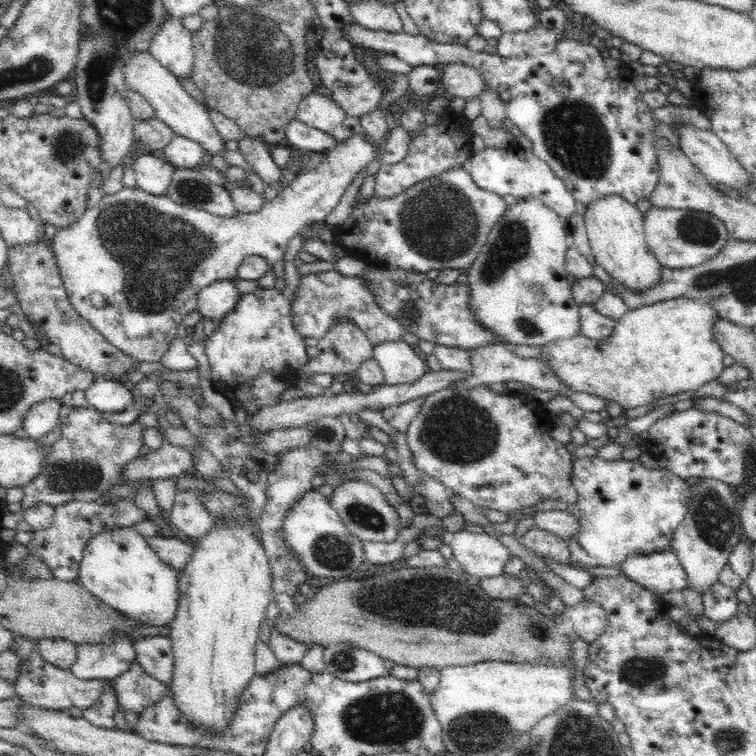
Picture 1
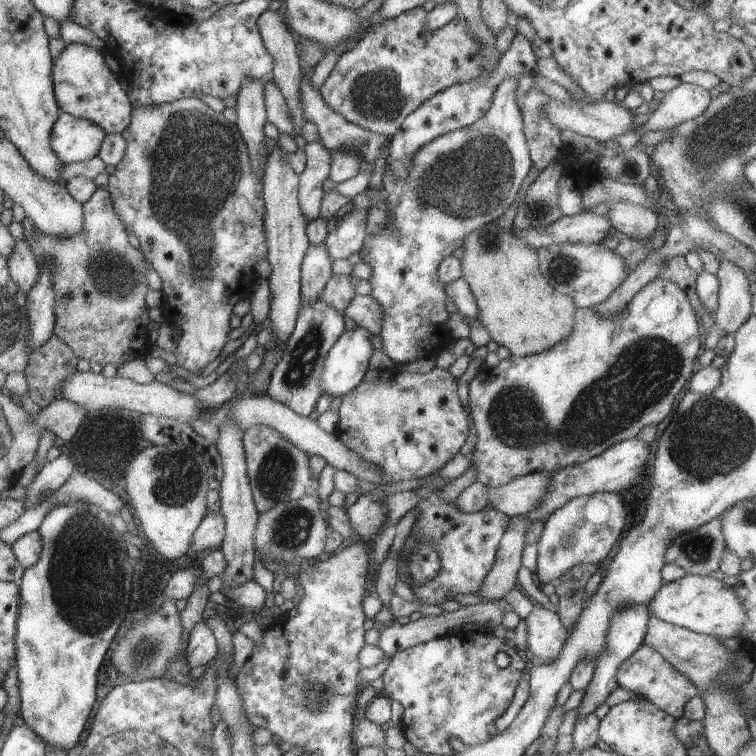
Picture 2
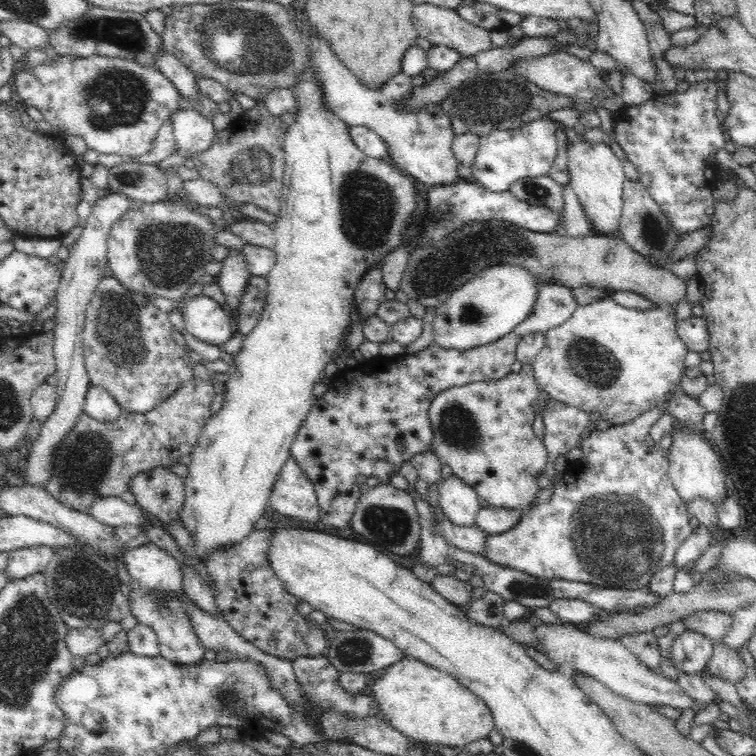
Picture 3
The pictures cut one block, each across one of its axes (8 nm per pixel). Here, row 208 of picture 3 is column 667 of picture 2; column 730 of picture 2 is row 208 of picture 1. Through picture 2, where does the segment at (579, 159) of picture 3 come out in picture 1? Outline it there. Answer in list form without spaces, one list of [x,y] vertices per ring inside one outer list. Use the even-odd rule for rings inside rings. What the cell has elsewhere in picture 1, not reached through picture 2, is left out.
[[[620,195],[600,197],[587,206],[583,218],[595,262],[612,277],[617,290],[624,287],[624,291],[639,293],[659,283],[664,266],[648,246],[643,227],[644,215],[635,204],[629,203]]]

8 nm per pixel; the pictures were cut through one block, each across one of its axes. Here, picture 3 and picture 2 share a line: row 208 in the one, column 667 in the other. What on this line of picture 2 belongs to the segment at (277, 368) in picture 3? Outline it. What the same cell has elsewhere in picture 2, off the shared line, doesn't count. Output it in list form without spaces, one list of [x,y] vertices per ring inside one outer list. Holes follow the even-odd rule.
[[[653,279],[649,281],[614,317],[601,317],[591,307],[577,310],[575,312],[575,324],[565,338],[557,341],[553,346],[539,352],[537,356],[516,357],[509,355],[506,359],[500,359],[497,366],[492,369],[483,368],[476,372],[472,380],[467,384],[468,388],[468,416],[471,425],[475,428],[477,436],[474,449],[469,458],[475,470],[477,482],[486,487],[498,487],[509,482],[511,479],[528,475],[534,472],[554,473],[564,466],[573,466],[584,463],[590,458],[599,456],[604,450],[618,442],[635,437],[637,432],[649,424],[661,422],[669,412],[673,398],[681,395],[681,389],[688,384],[689,377],[693,372],[693,361],[697,359],[701,342],[699,341],[699,326],[697,326],[697,315],[691,308],[685,293],[667,279]]]

